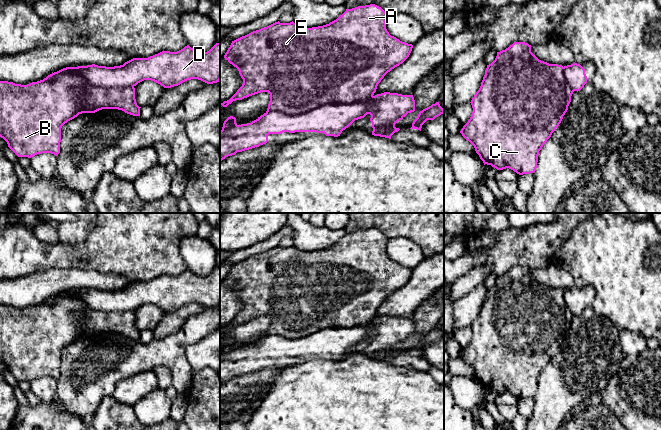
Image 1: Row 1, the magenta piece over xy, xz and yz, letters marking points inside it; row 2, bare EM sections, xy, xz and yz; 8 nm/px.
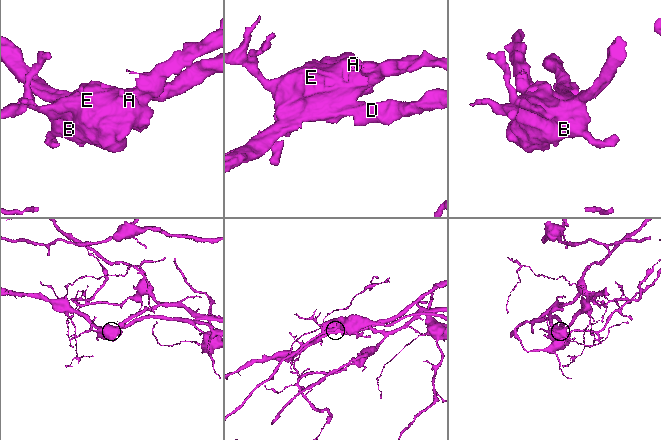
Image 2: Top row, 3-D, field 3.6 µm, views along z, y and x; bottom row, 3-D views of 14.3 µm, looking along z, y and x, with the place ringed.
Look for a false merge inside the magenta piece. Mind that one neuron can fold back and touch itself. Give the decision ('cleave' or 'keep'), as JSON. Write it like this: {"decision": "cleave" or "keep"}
{"decision": "cleave"}

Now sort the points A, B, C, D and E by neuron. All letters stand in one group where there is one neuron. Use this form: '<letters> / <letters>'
A B C E / D

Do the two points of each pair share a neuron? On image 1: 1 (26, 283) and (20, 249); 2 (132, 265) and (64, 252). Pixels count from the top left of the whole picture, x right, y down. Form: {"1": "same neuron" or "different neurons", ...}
{"1": "different neurons", "2": "same neuron"}

